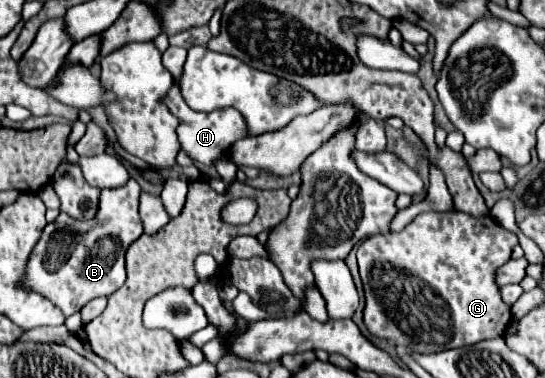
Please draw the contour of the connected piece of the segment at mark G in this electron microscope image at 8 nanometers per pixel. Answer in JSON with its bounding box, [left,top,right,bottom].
[357,209,517,354]

